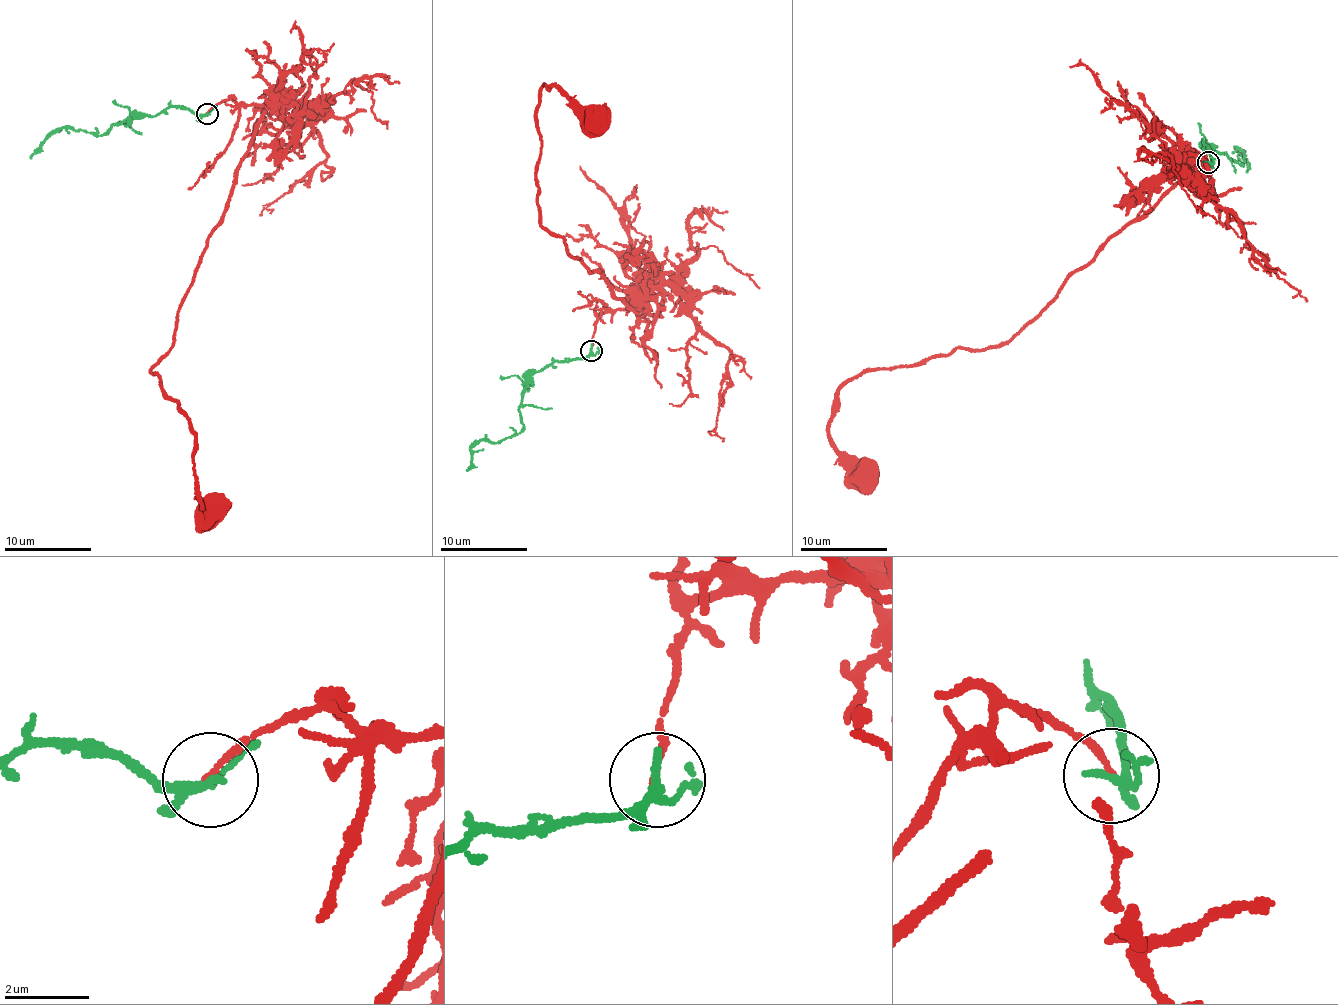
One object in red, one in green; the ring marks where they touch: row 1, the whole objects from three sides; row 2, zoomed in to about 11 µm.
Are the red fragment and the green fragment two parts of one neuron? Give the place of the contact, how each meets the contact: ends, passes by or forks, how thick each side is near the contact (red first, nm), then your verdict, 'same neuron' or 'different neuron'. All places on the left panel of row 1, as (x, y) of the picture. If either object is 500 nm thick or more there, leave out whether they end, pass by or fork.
place (207, 114); red ends; green forks; calibres 110 and 170 nm; different neuron

